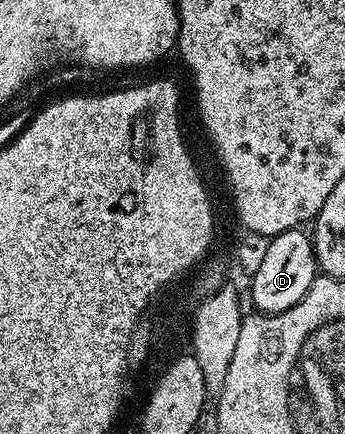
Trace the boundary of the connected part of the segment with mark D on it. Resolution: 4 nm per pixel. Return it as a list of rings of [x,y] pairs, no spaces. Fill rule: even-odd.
[[[300,228],[276,234],[268,240],[266,256],[258,272],[250,278],[252,302],[256,305],[253,307],[261,314],[277,314],[289,310],[306,296],[310,284],[314,284],[317,276],[316,249],[312,247],[311,237]]]

